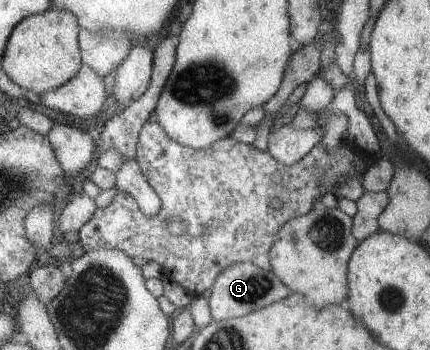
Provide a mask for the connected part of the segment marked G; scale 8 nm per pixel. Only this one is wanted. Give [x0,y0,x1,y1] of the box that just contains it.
[206,262,290,321]

